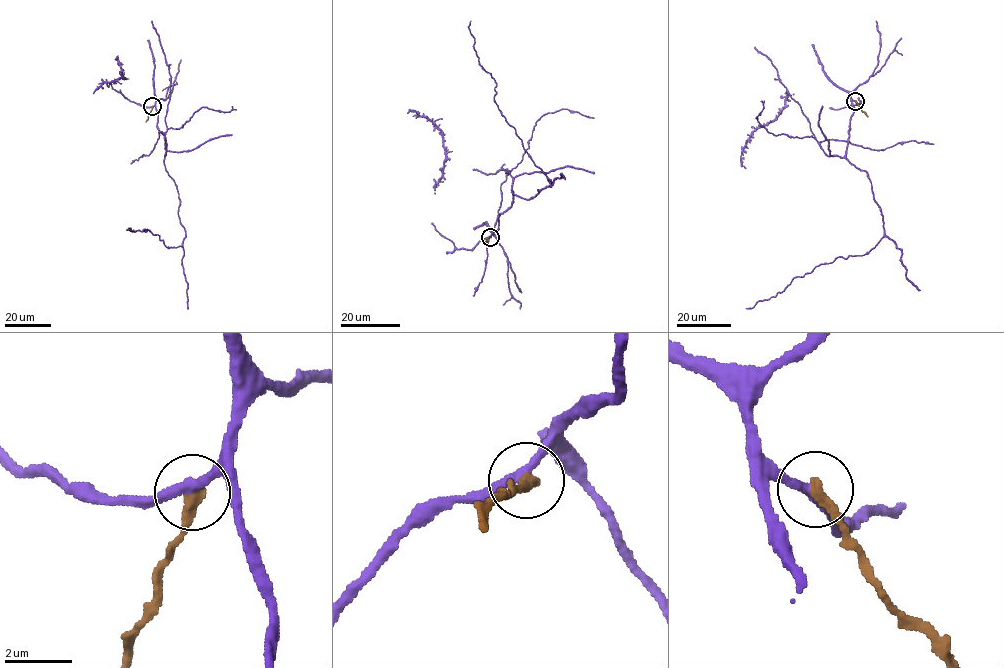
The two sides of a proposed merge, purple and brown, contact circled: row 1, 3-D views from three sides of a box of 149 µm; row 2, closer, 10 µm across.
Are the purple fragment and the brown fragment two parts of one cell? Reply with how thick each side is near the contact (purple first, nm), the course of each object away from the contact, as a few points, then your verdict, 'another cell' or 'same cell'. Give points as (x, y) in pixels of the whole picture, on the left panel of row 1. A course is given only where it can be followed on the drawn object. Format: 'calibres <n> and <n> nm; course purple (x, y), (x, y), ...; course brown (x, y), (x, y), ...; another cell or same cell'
calibres 280 and 360 nm; course purple (152, 106), (165, 138), (164, 164), (176, 187), (185, 237), (182, 245), (166, 247), (148, 229), (128, 229); course brown (152, 106), (146, 121); another cell

